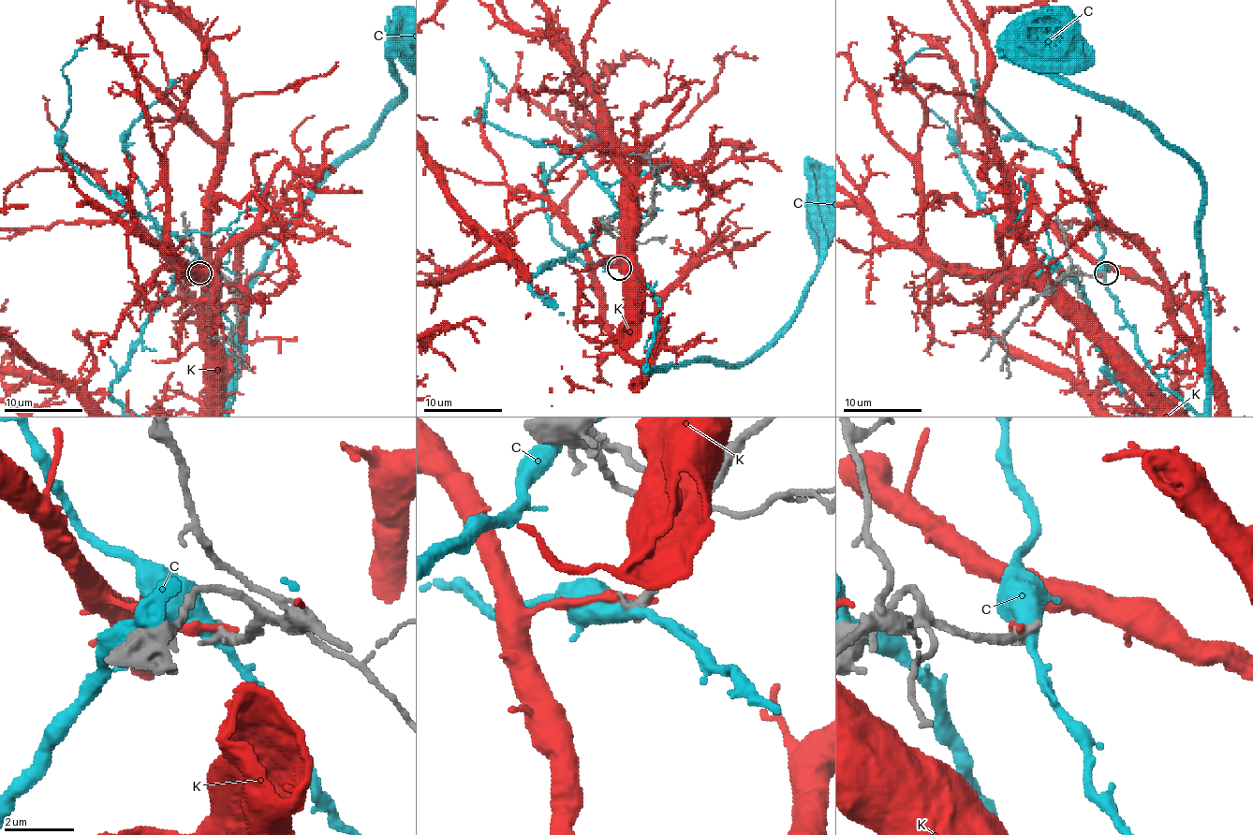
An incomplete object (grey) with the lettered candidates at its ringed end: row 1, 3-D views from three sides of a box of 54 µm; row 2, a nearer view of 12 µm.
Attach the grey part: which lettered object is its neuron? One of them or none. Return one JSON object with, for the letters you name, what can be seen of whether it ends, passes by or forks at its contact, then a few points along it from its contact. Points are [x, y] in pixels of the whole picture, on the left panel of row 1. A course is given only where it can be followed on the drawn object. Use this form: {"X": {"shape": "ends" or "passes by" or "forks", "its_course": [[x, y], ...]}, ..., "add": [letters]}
{"add": []}

